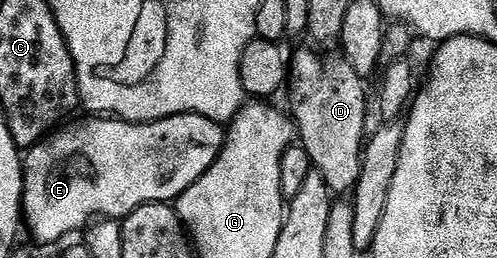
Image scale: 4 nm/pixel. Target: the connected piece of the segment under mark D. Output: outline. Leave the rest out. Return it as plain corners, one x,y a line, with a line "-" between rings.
316,49
313,50
301,50
297,55
292,55
291,61
287,66
287,91
289,90
289,107
287,107
288,113
291,115
291,121
295,127
296,137
299,139
299,144
307,152
309,157
310,167
316,173
321,175
322,180
325,182
325,187
329,190
330,195
333,196
349,196
353,191
357,189
357,181
361,175
361,155
363,153
363,147
367,141
367,130
365,134
365,86
366,83
362,79
358,78
355,71
351,68
351,64
345,61
344,57
336,56
337,58
324,58
321,53

